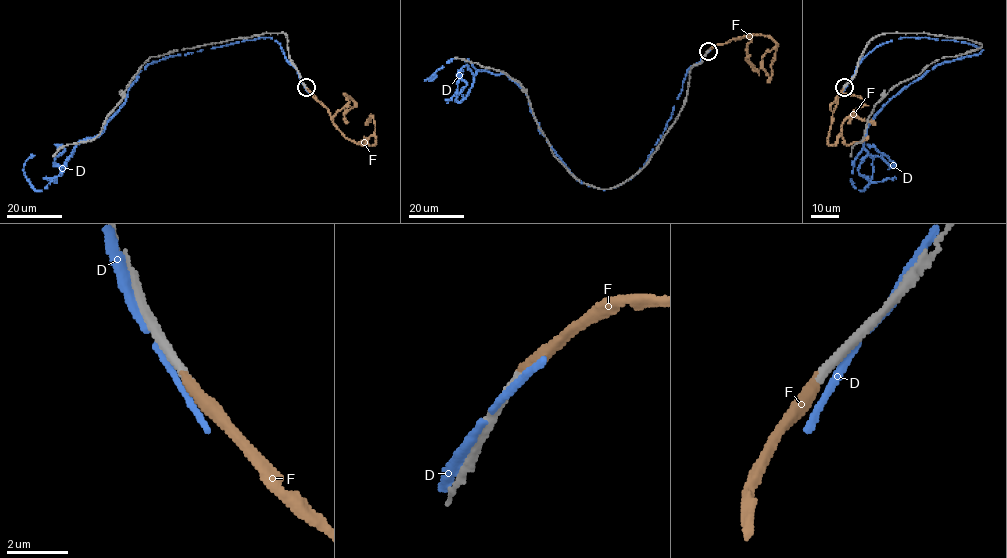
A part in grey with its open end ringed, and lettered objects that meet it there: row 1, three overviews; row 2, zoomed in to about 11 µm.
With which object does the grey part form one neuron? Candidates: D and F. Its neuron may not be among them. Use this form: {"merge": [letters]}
{"merge": ["F"]}

